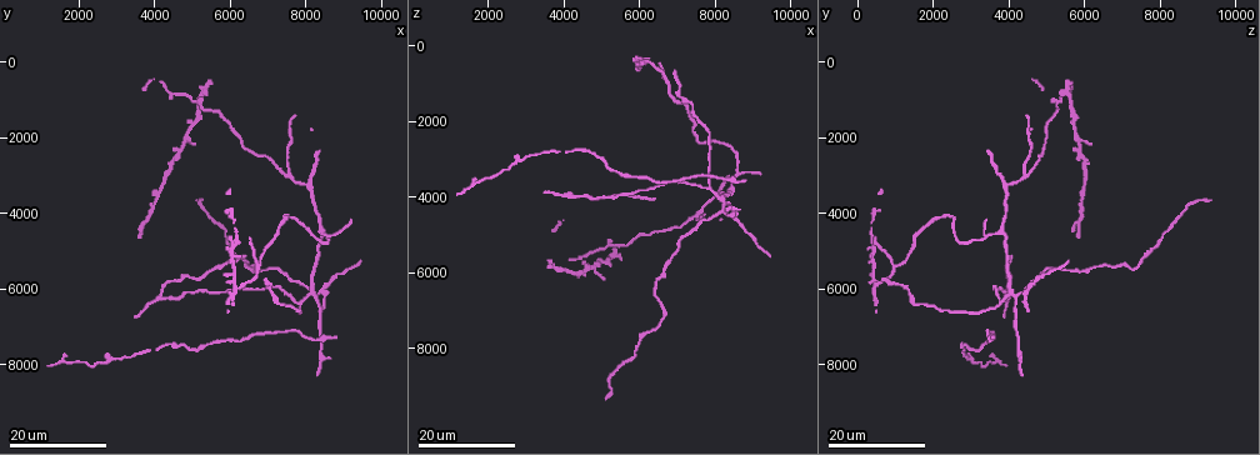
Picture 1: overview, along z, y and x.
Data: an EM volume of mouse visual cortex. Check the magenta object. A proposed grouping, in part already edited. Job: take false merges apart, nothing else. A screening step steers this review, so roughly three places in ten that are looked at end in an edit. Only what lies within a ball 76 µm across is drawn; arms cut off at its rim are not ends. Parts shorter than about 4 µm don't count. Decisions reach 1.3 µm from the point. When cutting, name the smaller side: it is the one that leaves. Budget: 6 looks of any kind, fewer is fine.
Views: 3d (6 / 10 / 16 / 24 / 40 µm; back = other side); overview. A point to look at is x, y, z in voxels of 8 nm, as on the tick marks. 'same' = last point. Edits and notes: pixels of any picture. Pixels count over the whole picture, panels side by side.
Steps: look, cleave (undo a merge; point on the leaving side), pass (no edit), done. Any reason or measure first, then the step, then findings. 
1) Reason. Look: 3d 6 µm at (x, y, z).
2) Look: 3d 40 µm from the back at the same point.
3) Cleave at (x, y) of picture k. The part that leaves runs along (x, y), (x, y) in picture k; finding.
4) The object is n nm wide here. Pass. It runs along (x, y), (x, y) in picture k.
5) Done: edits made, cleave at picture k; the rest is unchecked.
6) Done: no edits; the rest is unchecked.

A fork. Look: 3d 24 µm at (7850, 6400, 3750).

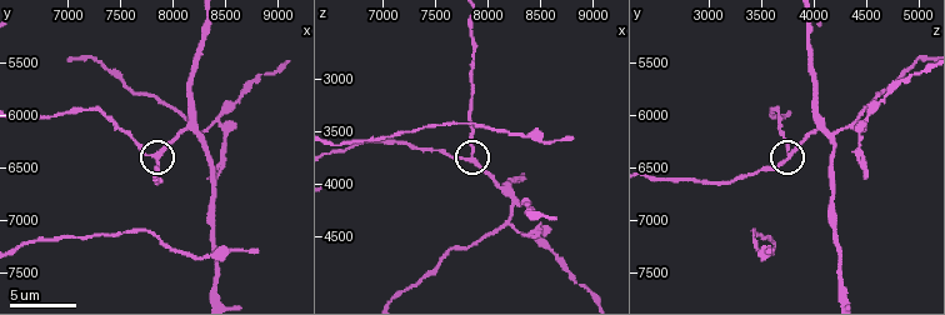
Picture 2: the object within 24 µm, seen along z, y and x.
Look: 3d 6 µm at (7860, 6420, 3780).

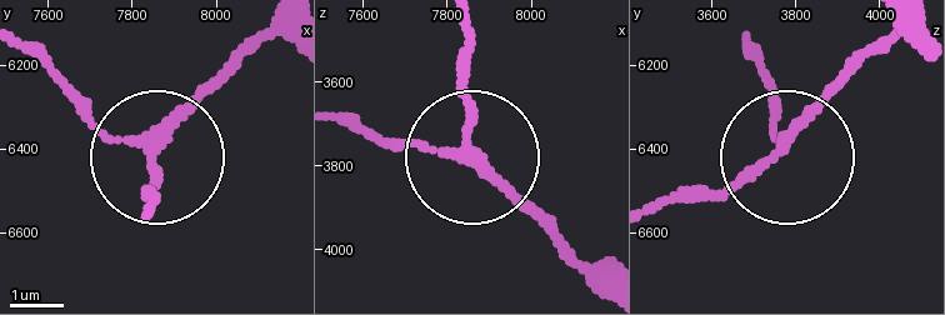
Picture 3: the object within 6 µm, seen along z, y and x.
The object is 190 nm wide here. Pass. It runs along (275, 29), (154, 145), (100, 123), (38, 60) in picture 3; one neuron here.

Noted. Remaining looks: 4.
Look: 3d 24 µm at (8100, 3300, 3900).

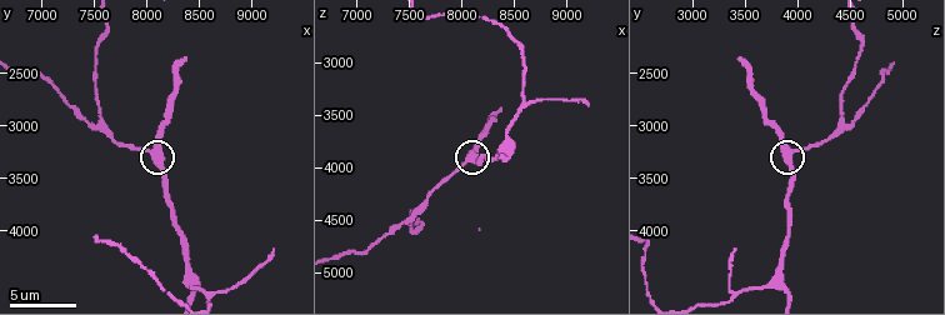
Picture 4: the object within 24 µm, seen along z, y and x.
Zoom in. Look: 3d 10 µm at (8080, 3260, 3920).

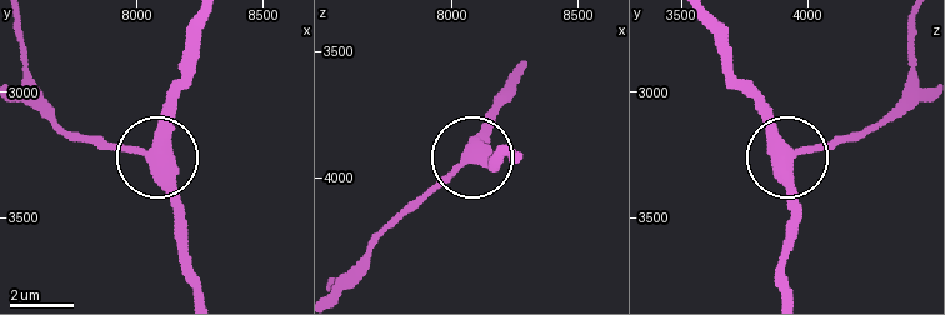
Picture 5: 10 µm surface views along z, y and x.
The object is 400 nm wide here. Pass. It runs along (200, 288), (180, 199), (156, 150), (159, 118), (186, 80) in picture 5; all the same neuron.

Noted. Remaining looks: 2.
Three-way junction. Look: 3d 16 µm at (4000, 6300, 3950).

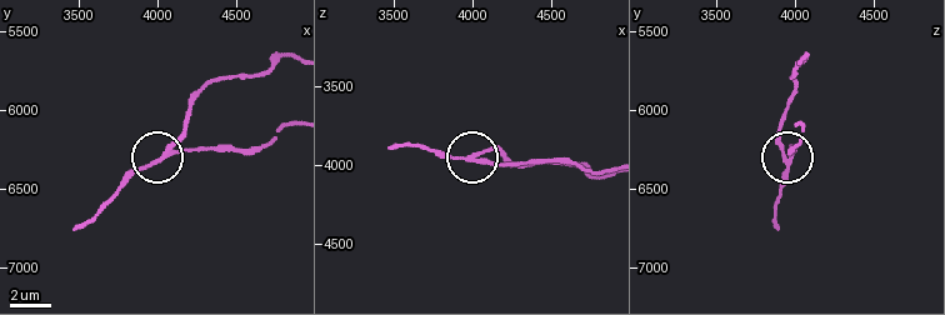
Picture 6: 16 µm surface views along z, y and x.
Look: 3d 6 µm at (4040, 6280, 3940).

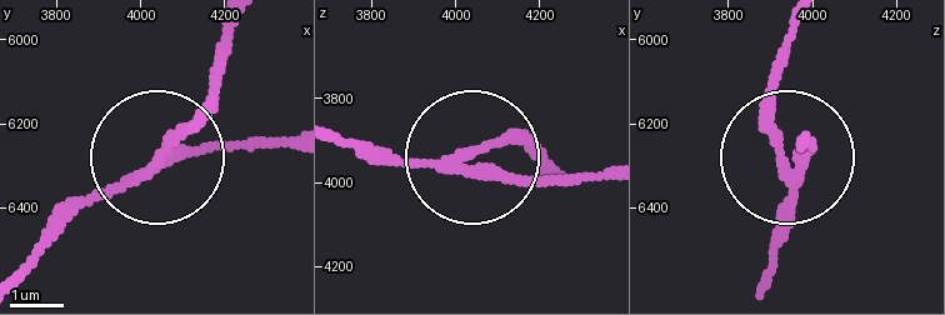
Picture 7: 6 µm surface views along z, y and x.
Cleave at (203, 118) of picture 7. The part that leaves runs along (150, 164), (204, 100), (231, 20) in picture 7; two neurons meet here.

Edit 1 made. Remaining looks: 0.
Done: edits made, cleave at picture 7; the rest is unchecked.

